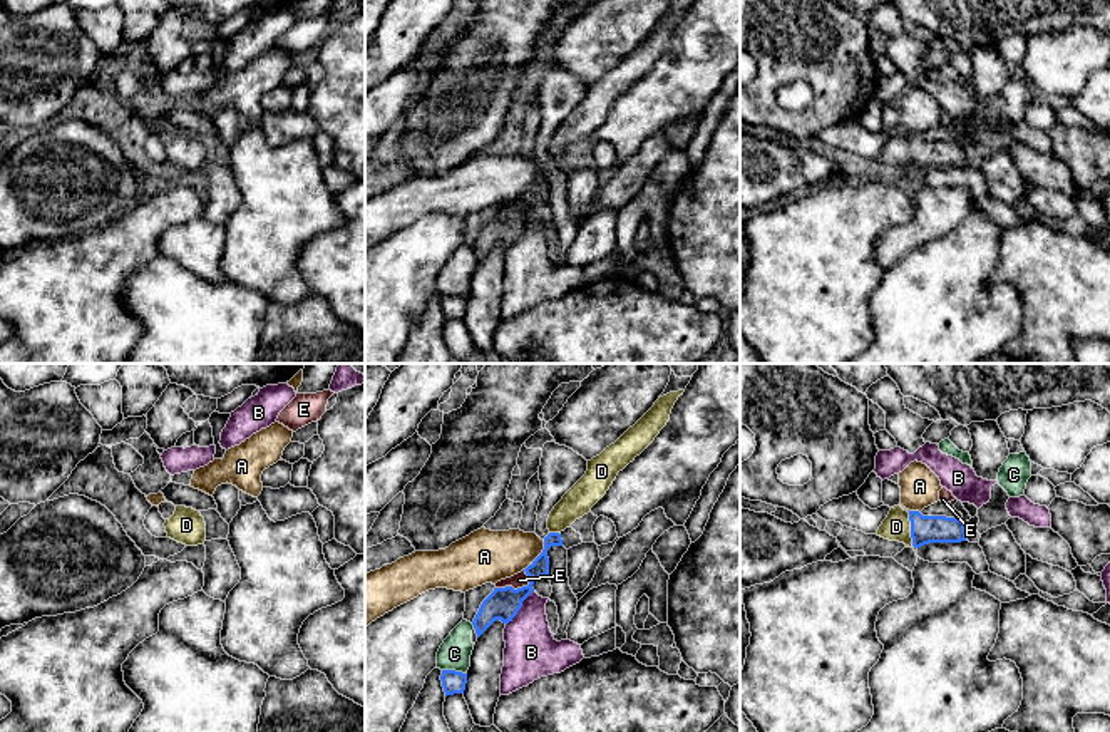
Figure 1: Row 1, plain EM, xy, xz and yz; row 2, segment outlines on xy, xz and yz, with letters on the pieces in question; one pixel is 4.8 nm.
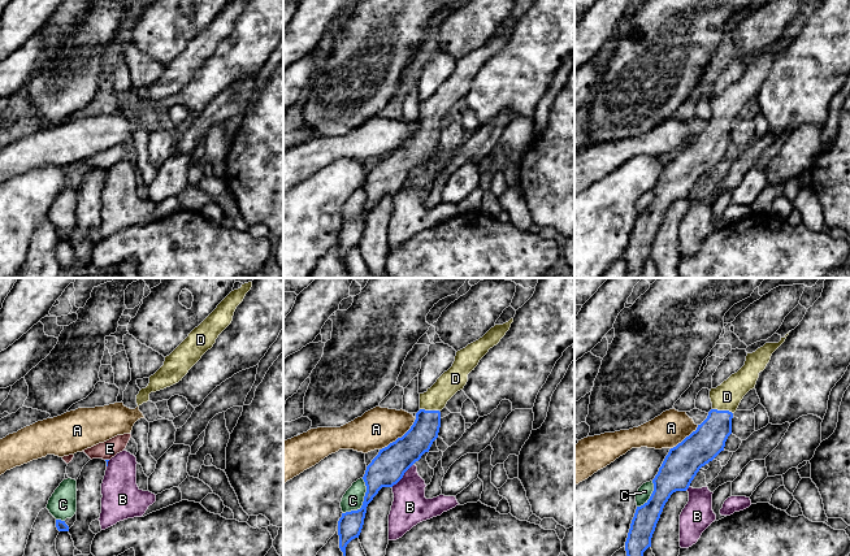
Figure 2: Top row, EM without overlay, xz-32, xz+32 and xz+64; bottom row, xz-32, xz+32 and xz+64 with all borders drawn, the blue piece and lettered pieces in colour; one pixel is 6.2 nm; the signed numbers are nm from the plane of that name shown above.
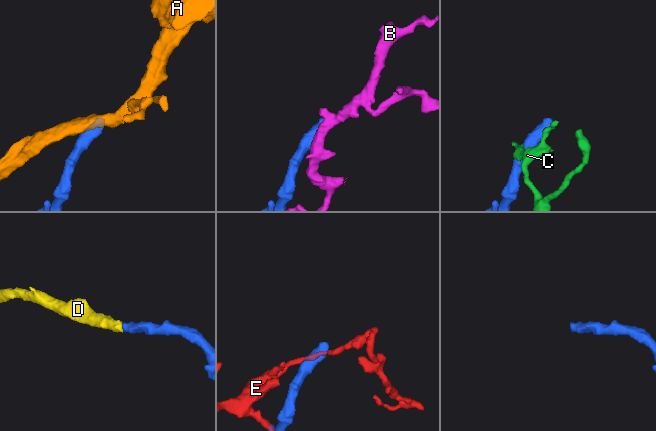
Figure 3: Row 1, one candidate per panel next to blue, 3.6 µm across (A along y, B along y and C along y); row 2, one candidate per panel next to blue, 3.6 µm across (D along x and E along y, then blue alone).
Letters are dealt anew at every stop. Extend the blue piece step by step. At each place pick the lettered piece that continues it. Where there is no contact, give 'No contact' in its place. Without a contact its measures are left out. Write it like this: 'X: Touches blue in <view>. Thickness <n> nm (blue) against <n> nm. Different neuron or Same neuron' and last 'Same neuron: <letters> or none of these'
A: Touches blue in xz. Thickness 120 nm (blue) against 260 nm. Different neuron
B: Touches blue in xz. Thickness 160 nm (blue) against 260 nm. Different neuron
C: Touches blue in xz. Thickness 110 nm (blue) against 160 nm. Different neuron
D: Touches blue in yz. Thickness 140 nm (blue) against 140 nm. Same neuron
E: Touches blue in xz. Thickness 160 nm (blue) against 70 nm. Different neuron
Same neuron: D

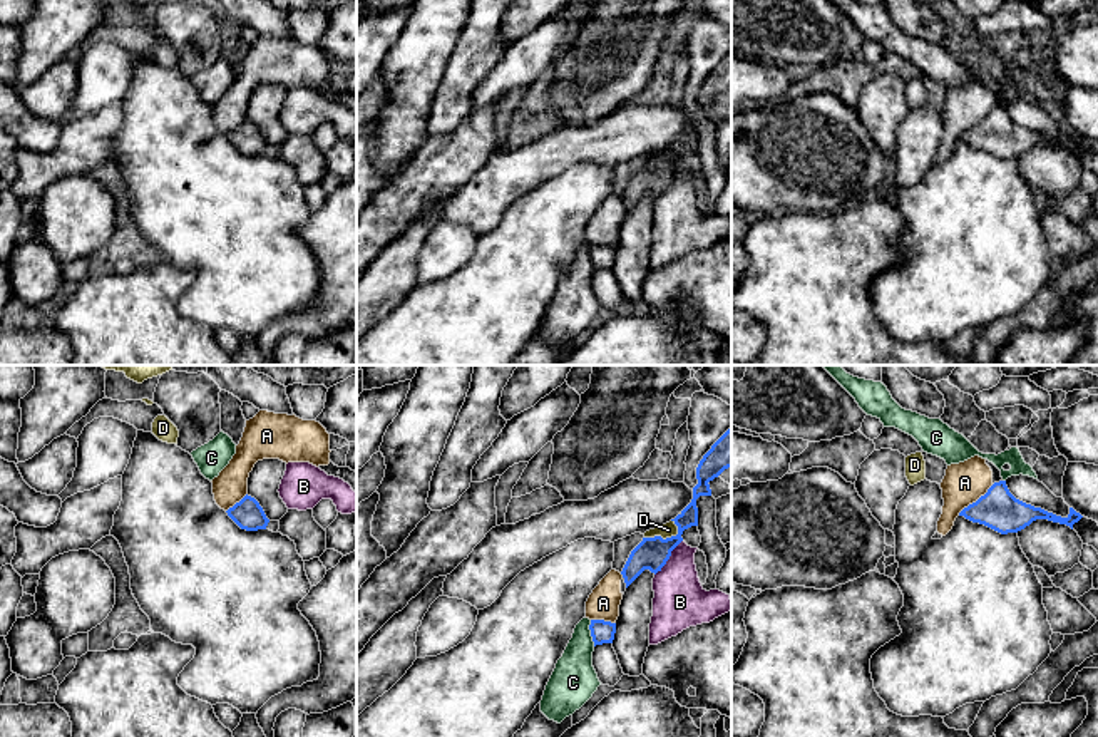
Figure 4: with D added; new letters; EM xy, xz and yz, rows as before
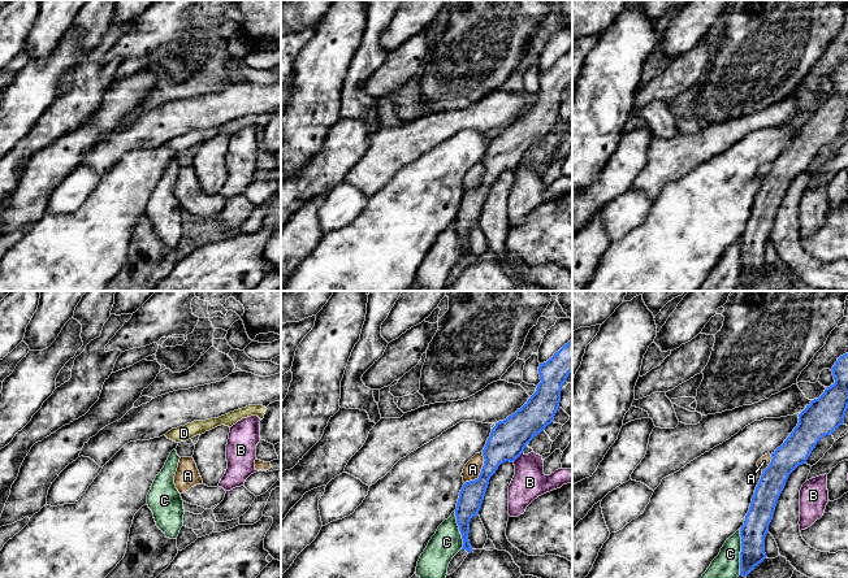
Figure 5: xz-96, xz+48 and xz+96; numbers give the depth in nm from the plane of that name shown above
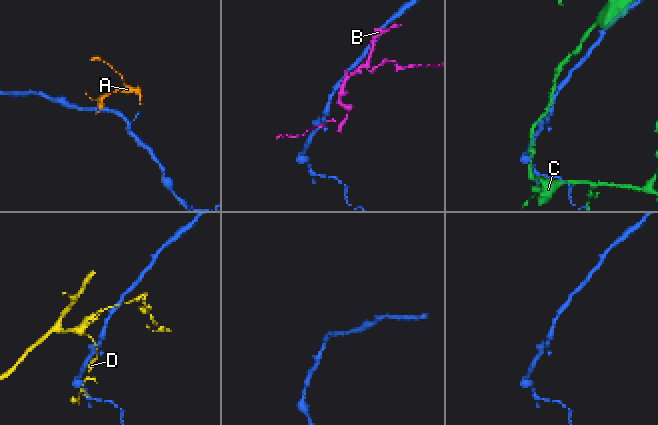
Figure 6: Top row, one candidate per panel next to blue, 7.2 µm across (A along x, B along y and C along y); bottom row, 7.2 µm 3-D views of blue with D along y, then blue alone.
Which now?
A: Touches blue in yz. Thickness 190 nm (blue) against 200 nm. Different neuron
B: Touches blue in xz. Thickness 160 nm (blue) against 260 nm. Different neuron
C: Touches blue in xz. Thickness 110 nm (blue) against 220 nm. Different neuron
D: Touches blue in xz. Thickness 160 nm (blue) against 70 nm. Different neuron
Same neuron: none of these

